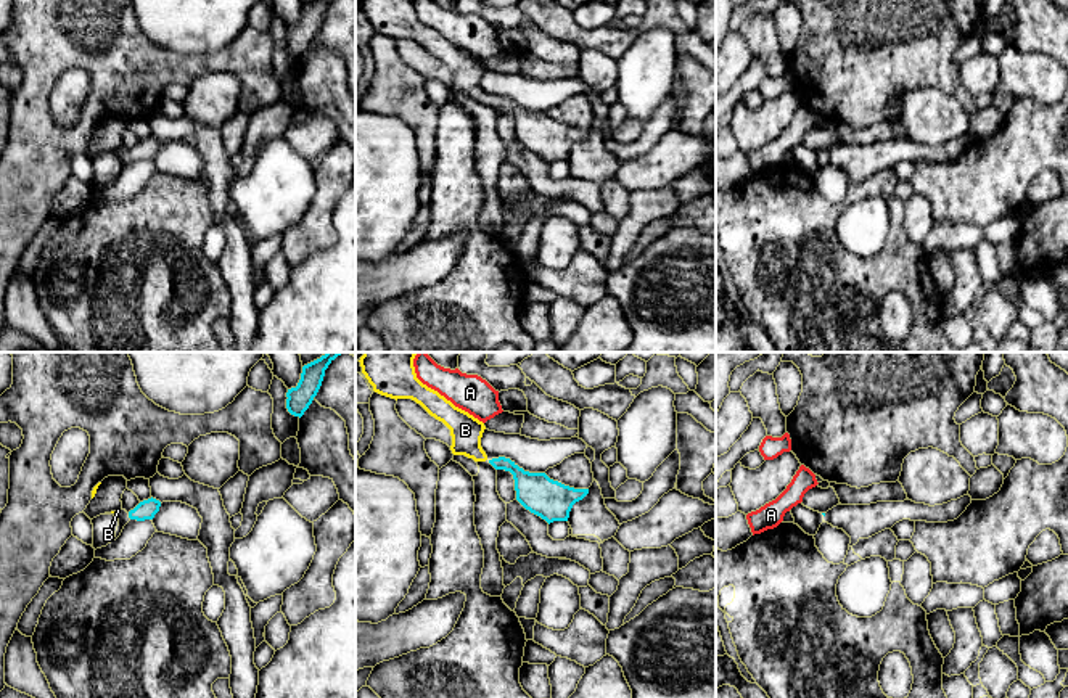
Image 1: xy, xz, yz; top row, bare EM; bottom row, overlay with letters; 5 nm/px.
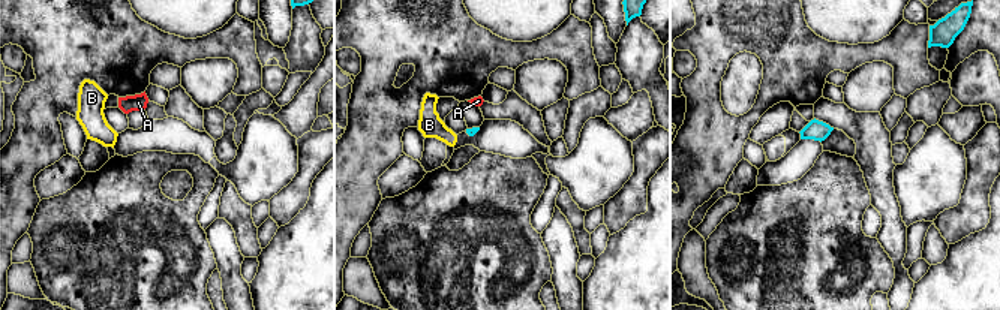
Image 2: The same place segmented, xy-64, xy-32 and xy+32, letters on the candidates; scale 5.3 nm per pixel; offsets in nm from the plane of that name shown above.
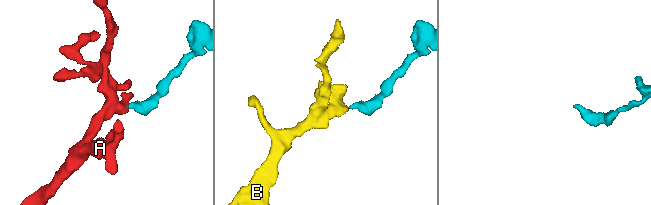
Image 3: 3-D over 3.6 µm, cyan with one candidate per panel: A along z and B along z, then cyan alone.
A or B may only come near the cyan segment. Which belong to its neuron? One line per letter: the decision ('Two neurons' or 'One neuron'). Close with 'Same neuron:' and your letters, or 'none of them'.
A: Two neurons
B: One neuron
Same neuron: B

